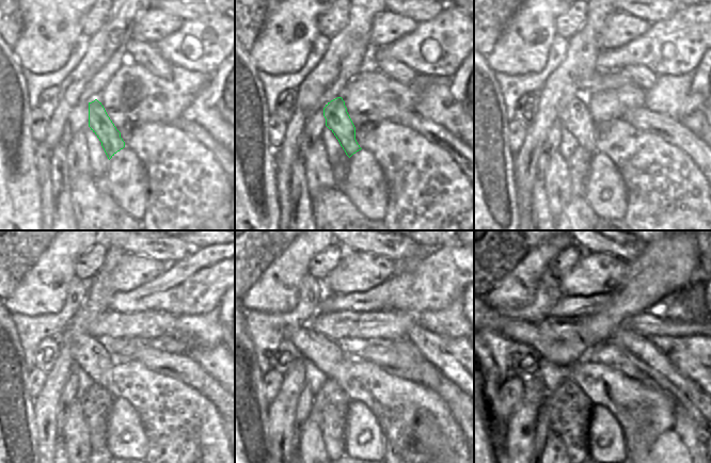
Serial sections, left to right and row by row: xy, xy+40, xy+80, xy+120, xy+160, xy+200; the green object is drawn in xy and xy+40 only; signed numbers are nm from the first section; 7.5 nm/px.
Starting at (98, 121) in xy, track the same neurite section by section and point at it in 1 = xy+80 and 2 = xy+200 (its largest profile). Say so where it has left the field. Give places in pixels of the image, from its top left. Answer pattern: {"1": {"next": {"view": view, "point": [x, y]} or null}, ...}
{"1": {"next": {"view": "xy+80", "point": [574, 116]}}, "2": {"next": {"view": "xy+200", "point": [540, 338]}}}

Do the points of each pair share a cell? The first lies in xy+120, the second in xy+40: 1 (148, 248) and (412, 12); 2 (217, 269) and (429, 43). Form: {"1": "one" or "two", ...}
{"1": "one", "2": "one"}

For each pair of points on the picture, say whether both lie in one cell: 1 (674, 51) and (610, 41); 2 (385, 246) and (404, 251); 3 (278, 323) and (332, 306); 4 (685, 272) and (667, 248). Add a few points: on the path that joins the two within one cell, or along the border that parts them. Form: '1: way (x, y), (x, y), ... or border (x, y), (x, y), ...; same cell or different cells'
1: border (647, 30), (622, 46), (601, 50); different cells
2: way (390, 248), (399, 249); same cell
3: border (326, 292), (316, 313); different cells
4: way (683, 266), (674, 254); same cell

